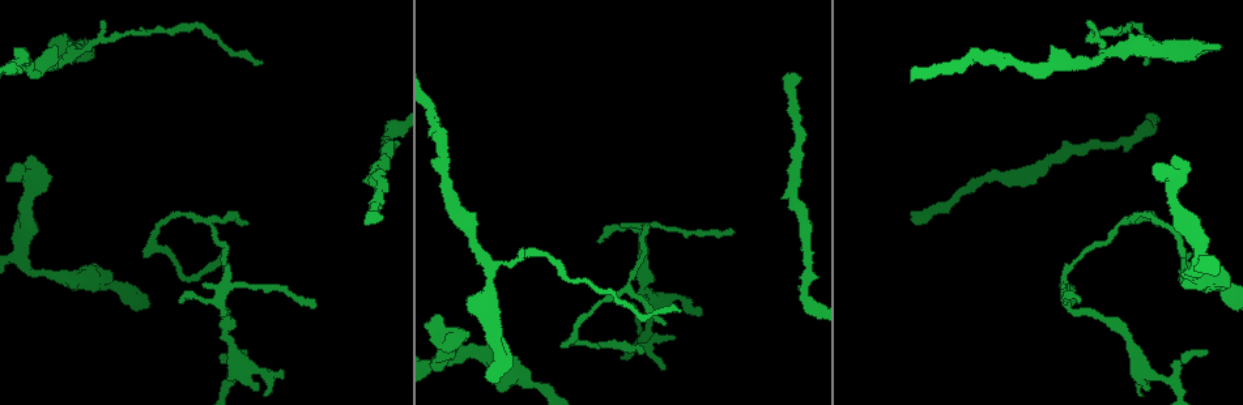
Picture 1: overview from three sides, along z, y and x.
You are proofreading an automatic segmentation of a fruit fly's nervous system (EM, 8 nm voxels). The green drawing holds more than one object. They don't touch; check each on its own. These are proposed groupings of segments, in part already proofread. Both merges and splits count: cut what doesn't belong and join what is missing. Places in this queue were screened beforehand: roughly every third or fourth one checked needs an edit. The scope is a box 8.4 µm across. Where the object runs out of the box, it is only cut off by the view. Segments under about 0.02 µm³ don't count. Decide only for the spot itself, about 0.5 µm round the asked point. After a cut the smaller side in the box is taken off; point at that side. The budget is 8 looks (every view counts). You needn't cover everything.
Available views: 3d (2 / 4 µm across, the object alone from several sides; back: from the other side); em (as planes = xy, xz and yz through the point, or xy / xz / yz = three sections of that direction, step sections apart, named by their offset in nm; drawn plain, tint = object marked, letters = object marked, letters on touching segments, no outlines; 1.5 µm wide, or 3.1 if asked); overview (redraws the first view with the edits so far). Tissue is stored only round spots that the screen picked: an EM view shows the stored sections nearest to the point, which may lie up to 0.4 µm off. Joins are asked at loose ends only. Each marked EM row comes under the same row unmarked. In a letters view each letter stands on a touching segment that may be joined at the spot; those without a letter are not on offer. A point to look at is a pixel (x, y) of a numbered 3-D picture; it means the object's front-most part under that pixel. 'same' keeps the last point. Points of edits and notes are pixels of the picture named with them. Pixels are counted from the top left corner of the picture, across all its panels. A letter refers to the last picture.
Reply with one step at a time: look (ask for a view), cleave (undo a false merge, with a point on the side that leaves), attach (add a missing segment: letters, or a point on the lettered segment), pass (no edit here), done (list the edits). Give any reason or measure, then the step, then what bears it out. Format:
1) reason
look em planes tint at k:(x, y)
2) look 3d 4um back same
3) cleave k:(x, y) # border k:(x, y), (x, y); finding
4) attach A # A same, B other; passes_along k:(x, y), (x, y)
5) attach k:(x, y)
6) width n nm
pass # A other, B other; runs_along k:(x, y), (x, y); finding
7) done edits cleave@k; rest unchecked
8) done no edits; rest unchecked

look 3d 2um at 1:(494, 381)

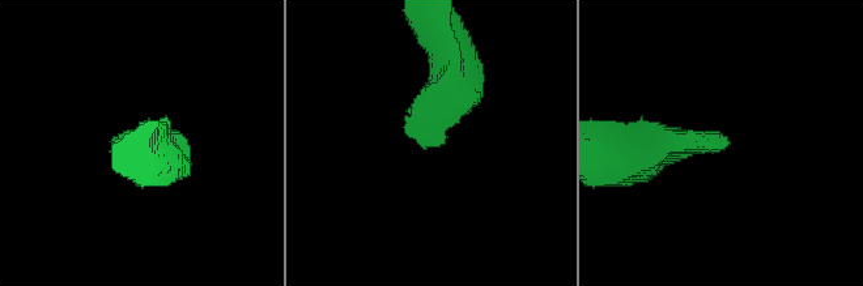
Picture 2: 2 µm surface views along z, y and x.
shape alone is not enough
look em planes letters at 2:(727, 141)

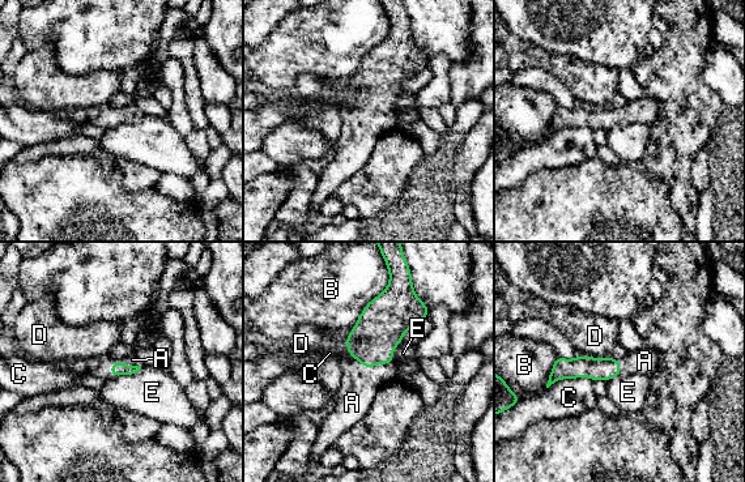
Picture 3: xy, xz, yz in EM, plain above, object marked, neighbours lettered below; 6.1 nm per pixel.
attach A # A same, B other, C other, D other, E other; passes_along 3:(380, 327), (378, 363), (356, 393); it goes on there

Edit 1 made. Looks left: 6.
look overview

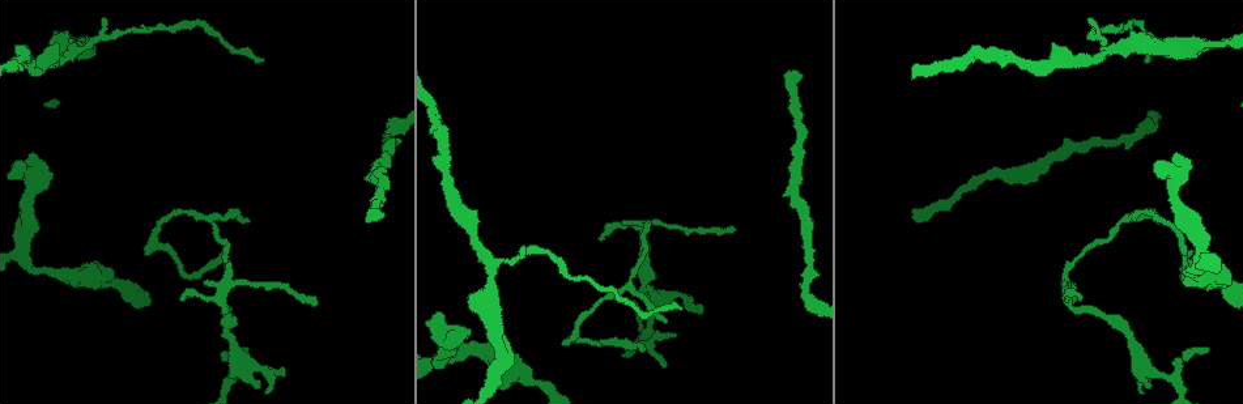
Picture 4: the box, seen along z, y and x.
calibre changes
look em planes tint at 4:(492, 355)

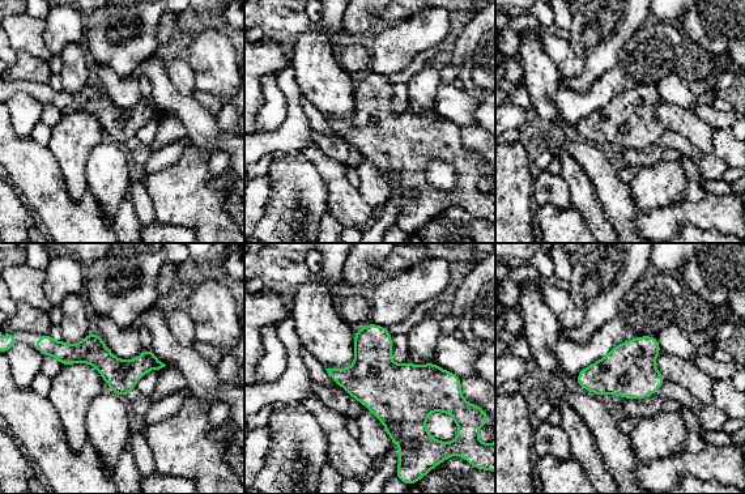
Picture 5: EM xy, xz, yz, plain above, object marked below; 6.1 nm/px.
see the neighbours
look em planes letters same

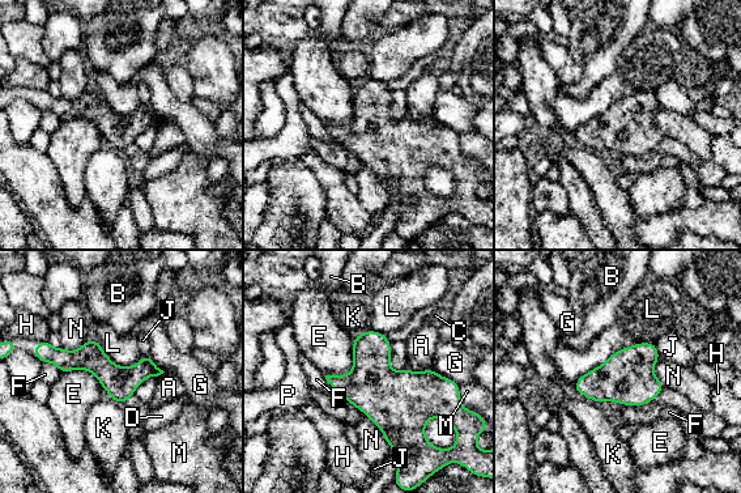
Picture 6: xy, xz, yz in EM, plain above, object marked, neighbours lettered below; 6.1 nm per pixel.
pass # A other, B other, C other, D other, E other, F other, G other, H other, J other, K other, L other, M other, N other, P other; border 6:(654, 341), (614, 351), (573, 389); continuous, no second cell

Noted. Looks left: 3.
branch stops here
look em xy step 8 letters at 4:(284, 369)

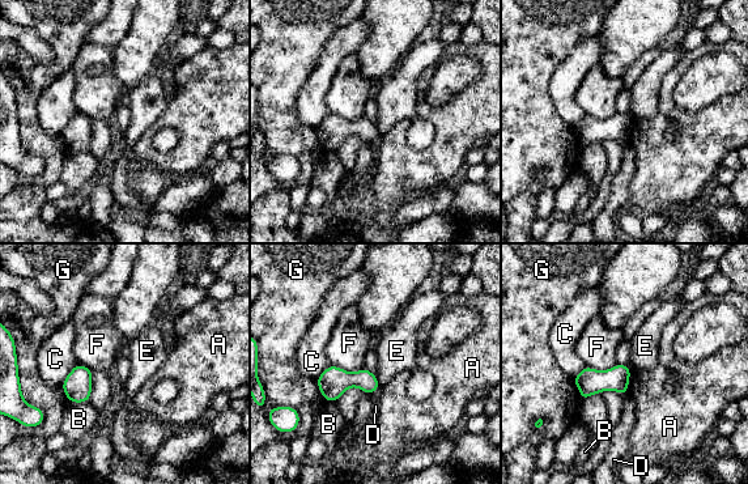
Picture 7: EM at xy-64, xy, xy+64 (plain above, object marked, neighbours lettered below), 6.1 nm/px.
pass # A other, B other, C other, D other, E other, F other, G other; no lettered segment goes on from it

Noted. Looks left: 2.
done edits attach@3; rest unchecked

